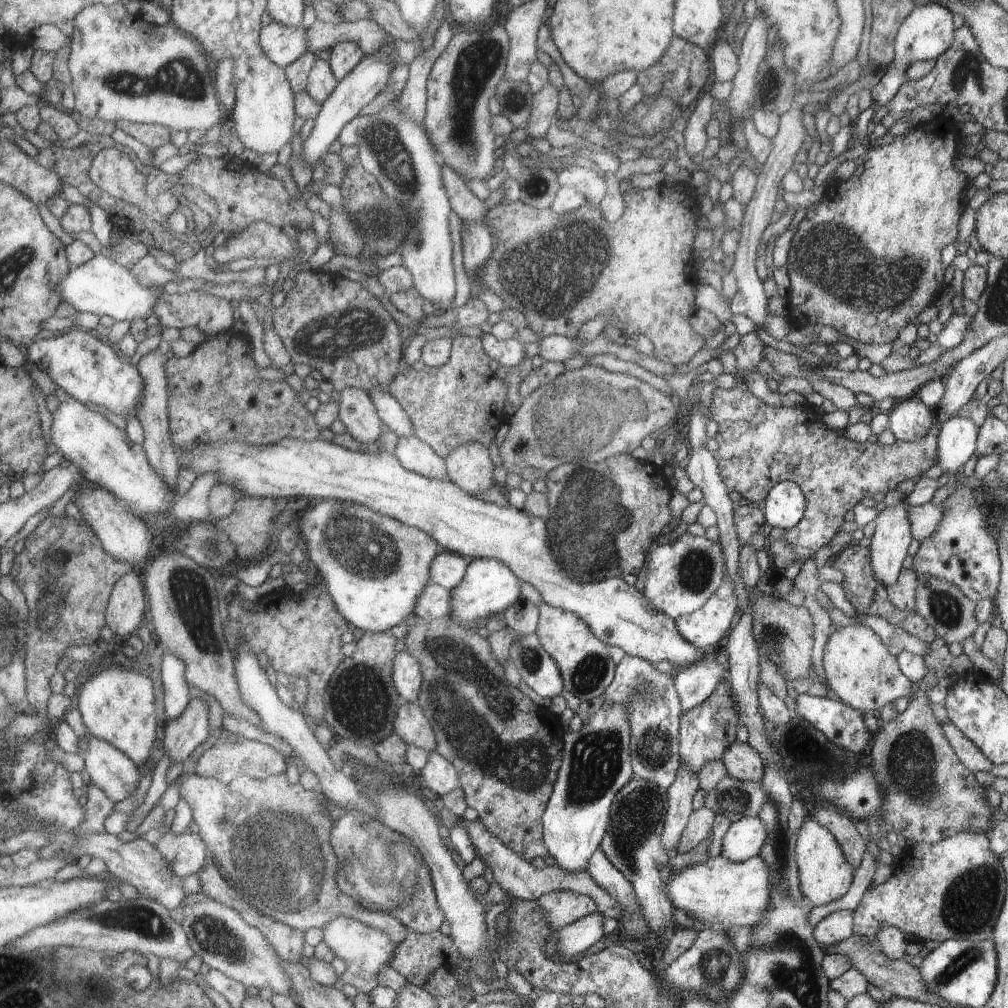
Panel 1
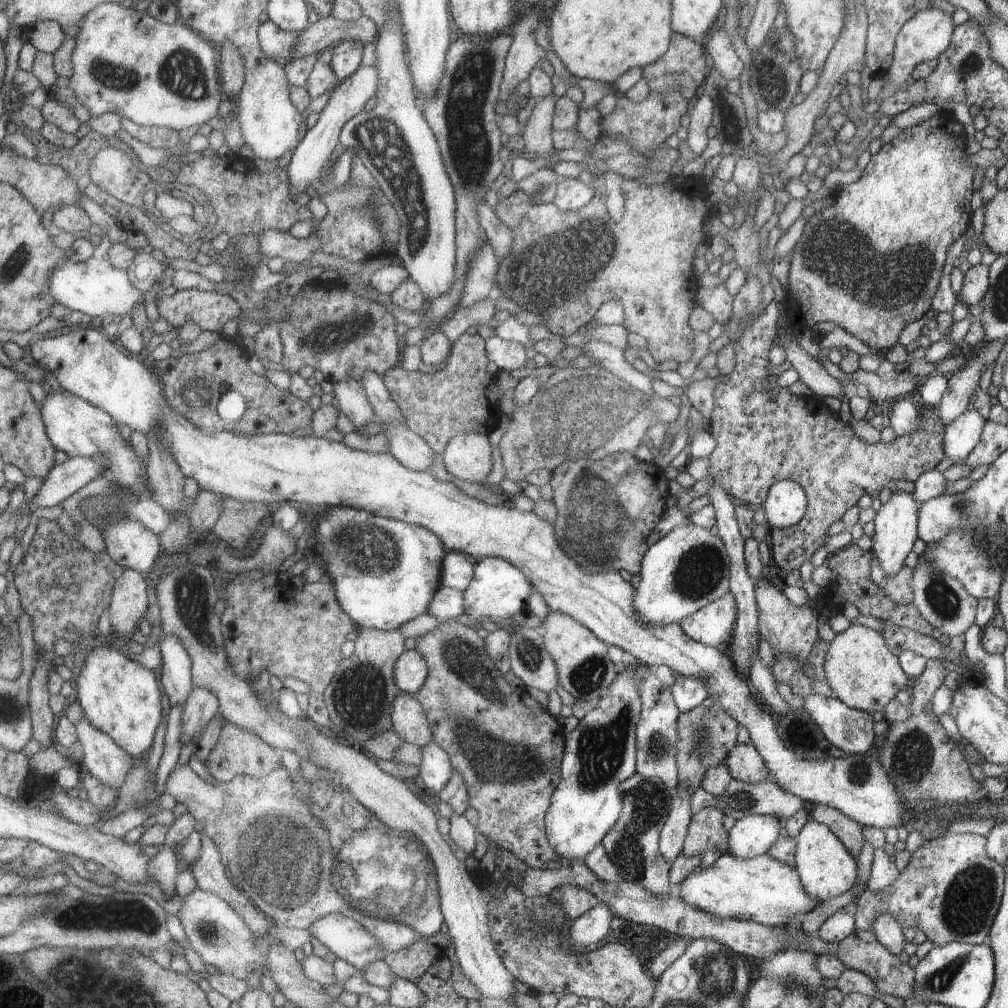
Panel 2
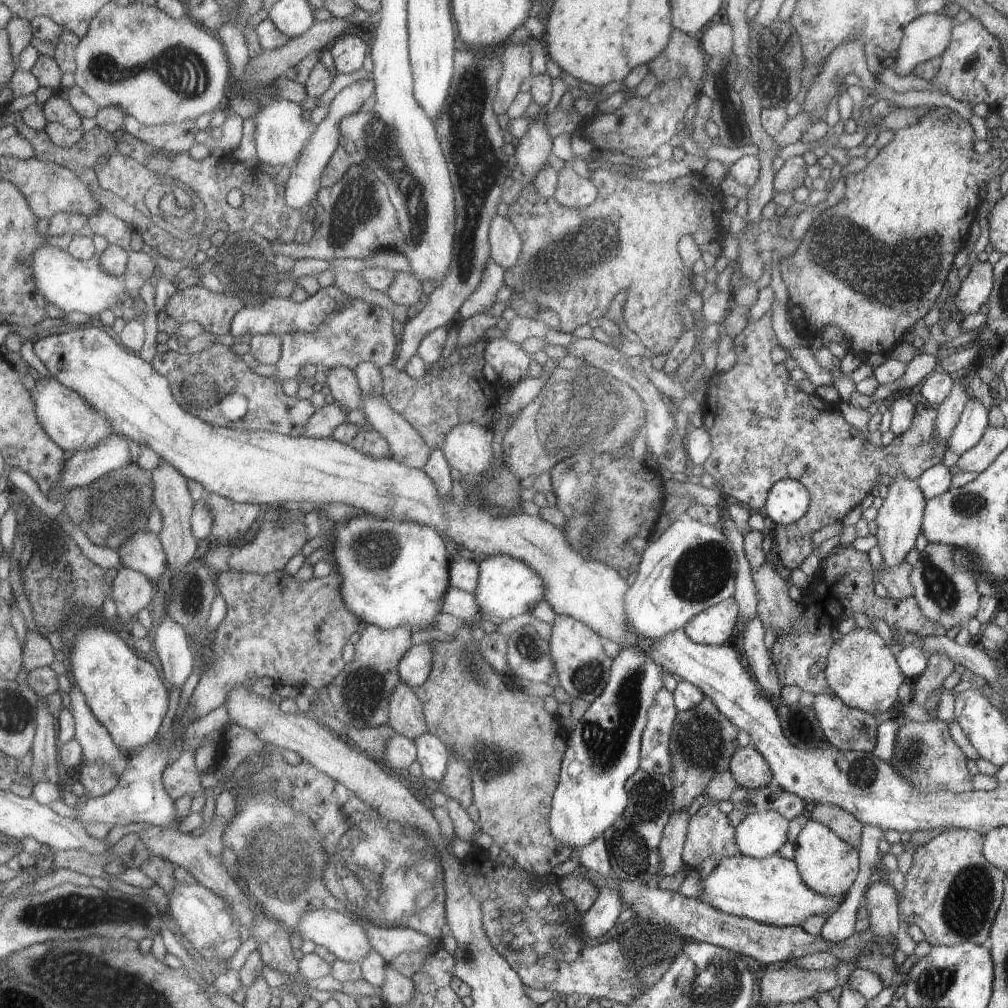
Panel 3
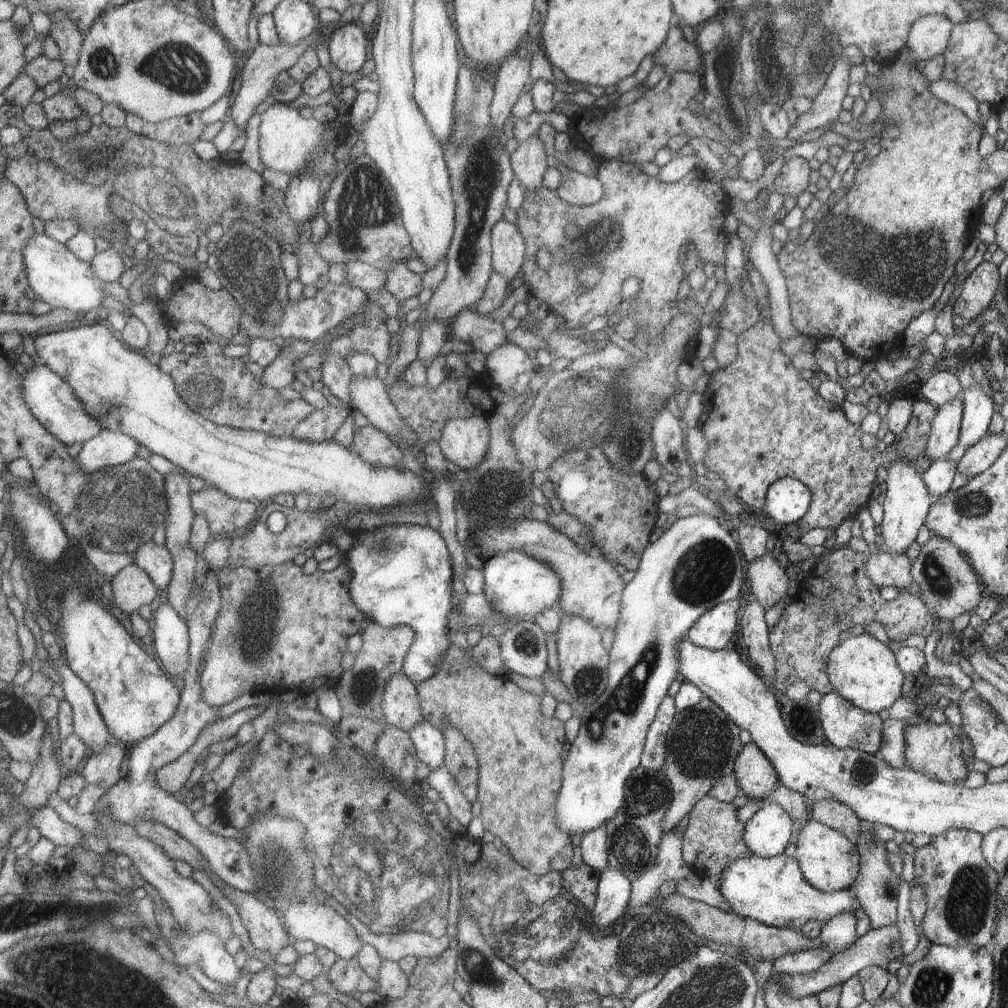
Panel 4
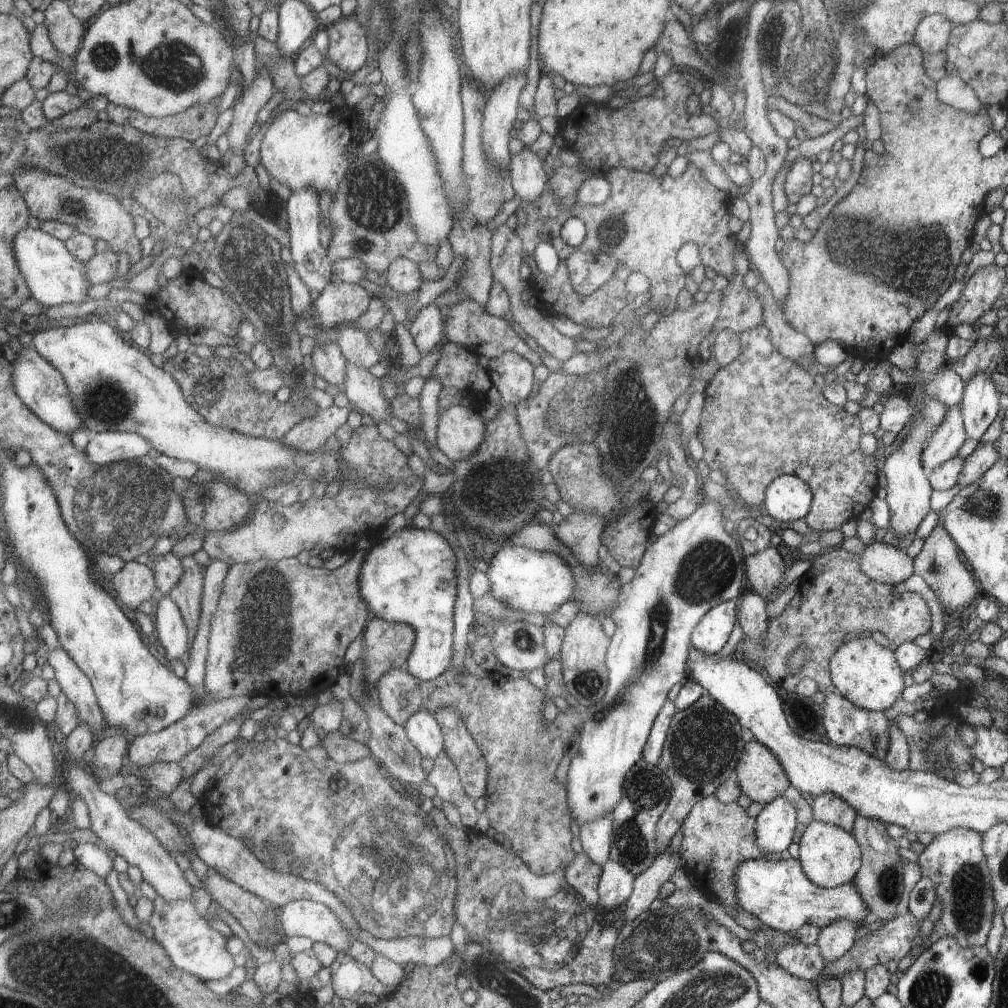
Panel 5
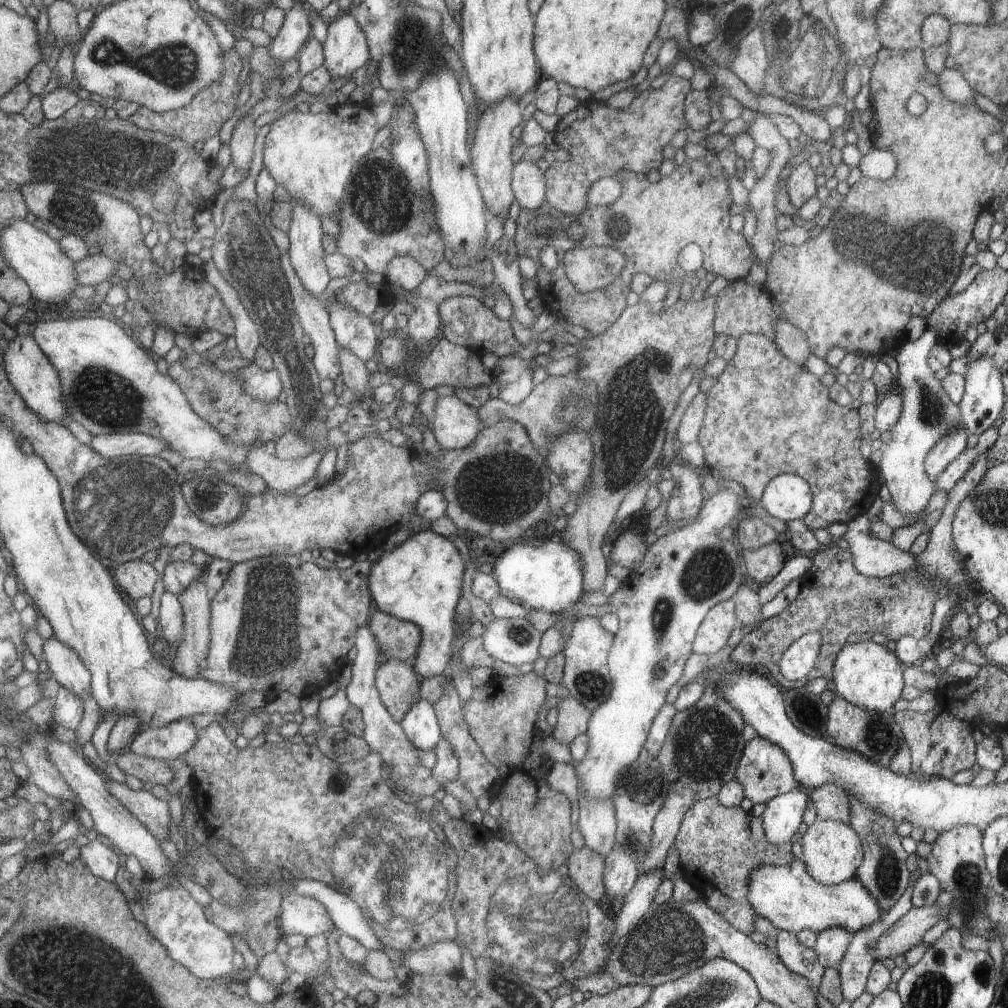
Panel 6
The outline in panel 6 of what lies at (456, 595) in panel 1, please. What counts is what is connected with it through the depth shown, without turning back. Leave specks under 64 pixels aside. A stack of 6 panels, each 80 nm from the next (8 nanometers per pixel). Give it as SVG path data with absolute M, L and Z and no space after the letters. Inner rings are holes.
M552 536L538 544L514 543L500 554L493 564L492 575L498 583L500 596L523 605L529 611L536 609L549 613L570 612L585 592L583 562L579 554Z

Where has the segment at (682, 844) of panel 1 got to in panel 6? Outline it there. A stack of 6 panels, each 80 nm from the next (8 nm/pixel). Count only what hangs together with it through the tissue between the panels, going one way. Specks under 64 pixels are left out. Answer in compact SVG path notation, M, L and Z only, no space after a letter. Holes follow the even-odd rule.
M717 795L703 799L691 806L680 825L675 845L681 858L683 878L699 890L707 904L746 934L756 931L753 922L757 914L747 899L747 890L749 889L747 884L751 870L760 865L789 865L796 860L791 851L791 842L784 845L773 845L767 839L764 834L762 818L753 816L750 811L744 811L740 805L725 807Z

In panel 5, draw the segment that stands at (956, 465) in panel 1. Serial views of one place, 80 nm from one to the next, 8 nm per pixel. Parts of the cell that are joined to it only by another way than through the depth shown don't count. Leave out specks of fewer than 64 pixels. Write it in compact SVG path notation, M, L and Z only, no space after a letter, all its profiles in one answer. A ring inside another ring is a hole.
M976 373L967 382L959 402L967 438L980 441L992 421L1002 416L999 396L991 378L984 373Z

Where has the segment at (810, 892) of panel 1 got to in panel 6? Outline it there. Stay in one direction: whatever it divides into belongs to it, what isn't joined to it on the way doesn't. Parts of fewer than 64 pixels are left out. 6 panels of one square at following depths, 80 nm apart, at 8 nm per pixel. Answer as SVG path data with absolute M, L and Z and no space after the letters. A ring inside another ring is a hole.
M816 819L802 836L800 844L803 852L800 860L806 864L808 874L823 885L834 886L854 879L863 861L863 846L856 831L849 824L838 821Z

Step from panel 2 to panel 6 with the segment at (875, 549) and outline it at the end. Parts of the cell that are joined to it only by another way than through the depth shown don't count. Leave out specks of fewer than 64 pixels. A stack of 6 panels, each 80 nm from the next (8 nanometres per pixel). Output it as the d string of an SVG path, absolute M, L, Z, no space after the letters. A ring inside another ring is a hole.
M928 326L920 338L910 341L906 339L891 355L896 359L899 368L897 380L902 388L903 409L901 417L893 426L892 441L883 446L882 461L880 462L880 474L886 480L886 486L890 492L891 503L901 515L907 518L906 526L915 523L921 515L925 514L930 497L937 490L935 482L927 475L926 462L929 450L942 438L950 429L962 427L961 410L959 405L954 404L943 391L940 380L934 377L934 373L928 366L930 350L937 343L936 329Z

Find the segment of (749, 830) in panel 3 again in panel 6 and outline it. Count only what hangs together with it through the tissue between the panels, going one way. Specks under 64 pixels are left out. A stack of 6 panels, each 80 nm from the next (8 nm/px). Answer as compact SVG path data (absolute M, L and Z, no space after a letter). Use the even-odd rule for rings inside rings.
M796 788L790 792L775 796L766 803L761 814L764 834L773 845L790 842L800 824L810 795L804 789Z

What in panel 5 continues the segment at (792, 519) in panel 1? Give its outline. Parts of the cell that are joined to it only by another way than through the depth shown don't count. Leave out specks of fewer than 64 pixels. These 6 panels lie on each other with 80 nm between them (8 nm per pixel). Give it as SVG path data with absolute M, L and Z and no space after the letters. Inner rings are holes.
M780 475L766 488L761 509L775 520L788 522L804 518L812 501L810 487L800 477Z

